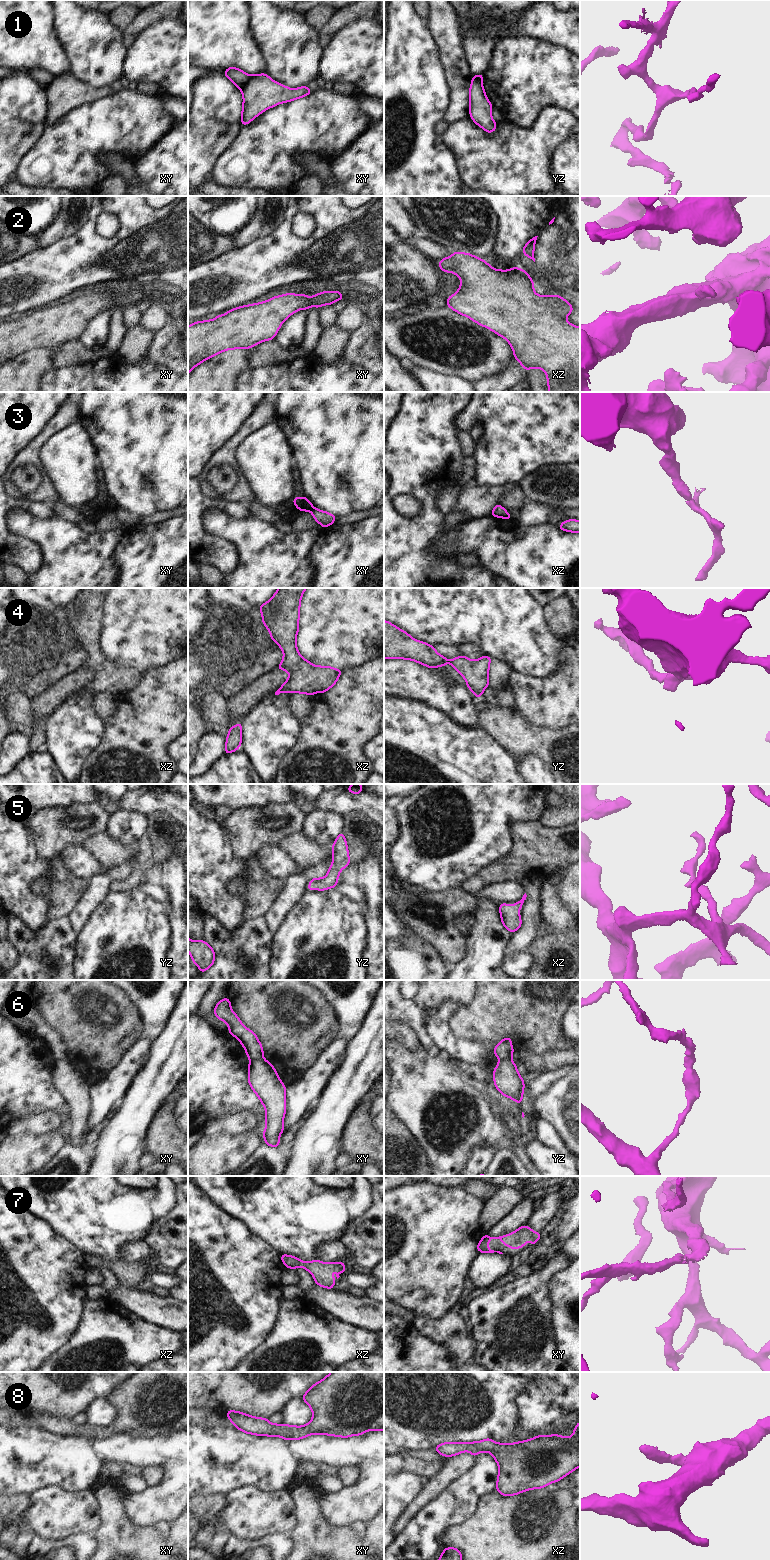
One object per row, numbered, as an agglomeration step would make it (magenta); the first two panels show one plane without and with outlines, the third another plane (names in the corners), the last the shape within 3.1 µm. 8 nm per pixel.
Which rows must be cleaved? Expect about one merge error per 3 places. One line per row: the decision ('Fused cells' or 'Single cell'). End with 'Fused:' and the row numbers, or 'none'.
1: Fused cells
2: Single cell
3: Fused cells
4: Single cell
5: Single cell
6: Fused cells
7: Single cell
8: Single cell
Fused: 1, 3, 6

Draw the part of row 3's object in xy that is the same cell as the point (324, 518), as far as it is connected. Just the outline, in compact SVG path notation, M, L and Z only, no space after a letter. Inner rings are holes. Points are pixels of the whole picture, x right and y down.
M313 508L311 512L313 518L322 526L322 528L334 524L334 521L336 519L336 516L334 516L333 514L326 511L321 511L316 508Z

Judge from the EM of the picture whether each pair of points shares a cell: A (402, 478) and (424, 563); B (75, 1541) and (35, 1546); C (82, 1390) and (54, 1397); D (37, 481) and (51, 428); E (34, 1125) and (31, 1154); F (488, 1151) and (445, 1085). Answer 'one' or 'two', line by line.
A: one
B: one
C: one
D: one
E: two
F: two

